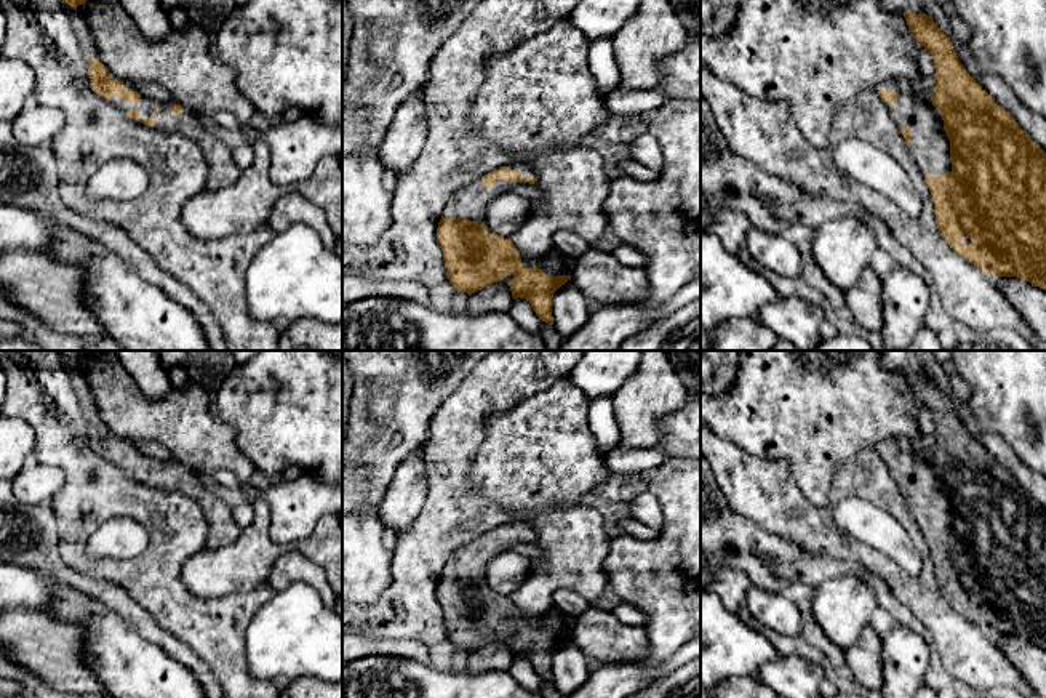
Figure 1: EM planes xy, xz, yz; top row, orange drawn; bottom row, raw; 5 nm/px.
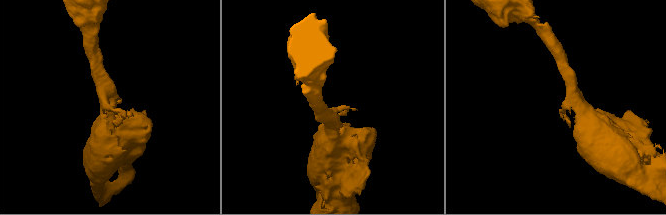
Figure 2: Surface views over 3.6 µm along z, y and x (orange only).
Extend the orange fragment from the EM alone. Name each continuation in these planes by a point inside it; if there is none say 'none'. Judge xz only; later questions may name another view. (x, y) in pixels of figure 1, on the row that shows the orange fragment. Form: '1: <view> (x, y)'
1: xz (471, 202)

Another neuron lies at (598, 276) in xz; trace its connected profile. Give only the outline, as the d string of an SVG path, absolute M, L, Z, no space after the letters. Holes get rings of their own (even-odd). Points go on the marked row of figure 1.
M593 247L576 258L571 282L587 299L601 304L641 303L649 296L643 269L624 266L611 251Z

